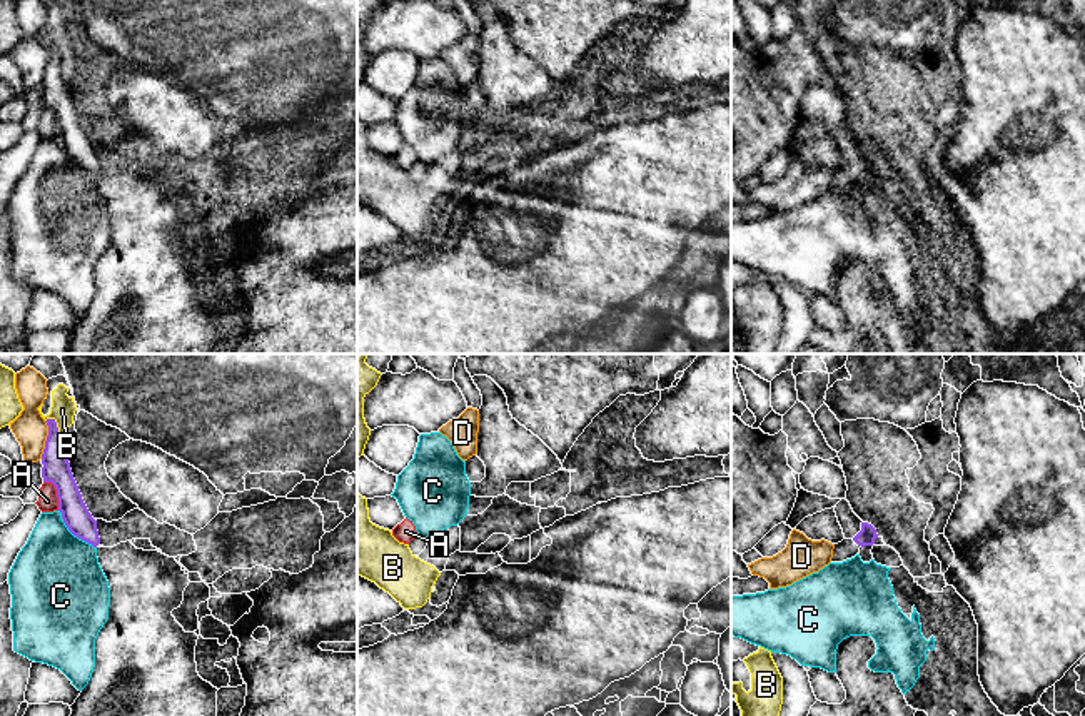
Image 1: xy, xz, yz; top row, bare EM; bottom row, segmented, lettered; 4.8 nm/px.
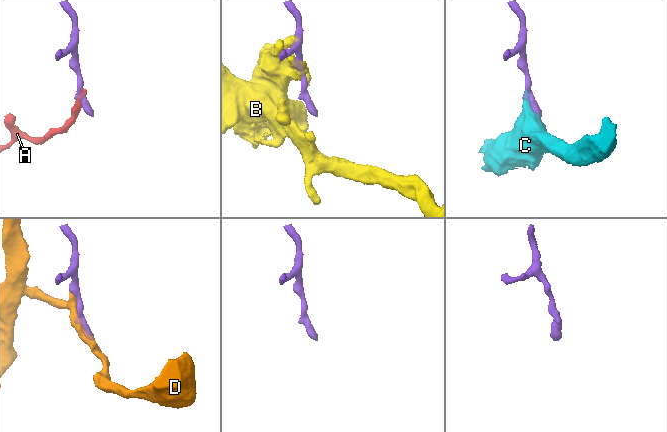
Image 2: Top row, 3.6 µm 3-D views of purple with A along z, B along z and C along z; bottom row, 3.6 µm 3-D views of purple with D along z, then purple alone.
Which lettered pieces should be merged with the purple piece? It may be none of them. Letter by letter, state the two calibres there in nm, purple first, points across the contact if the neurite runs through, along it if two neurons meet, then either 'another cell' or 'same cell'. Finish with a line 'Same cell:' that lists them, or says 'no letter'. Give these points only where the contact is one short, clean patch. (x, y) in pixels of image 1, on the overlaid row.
A: calibres 130 and 100 nm; border xy (44, 481), (54, 486), (59, 509); another cell
B: calibres 130 and 120 nm; another cell
C: calibres 130 and 440 nm; another cell
D: calibres 130 and 160 nm; border xy (45, 421), (47, 439), (40, 458); another cell
Same cell: no letter

